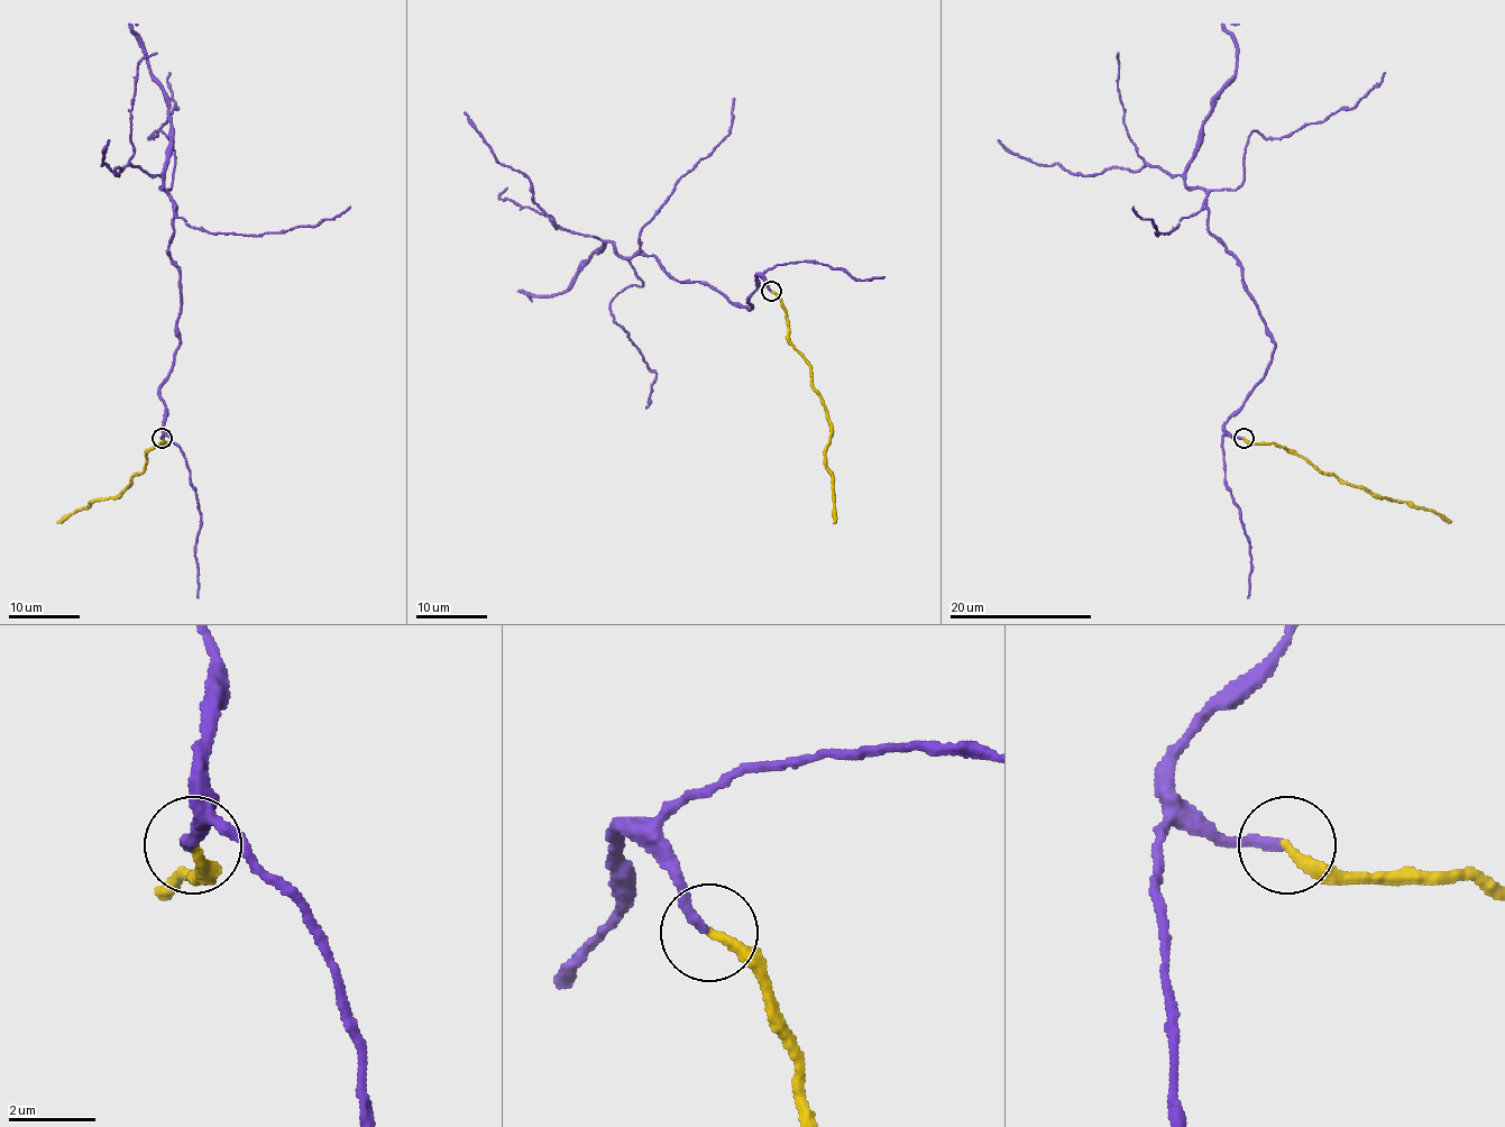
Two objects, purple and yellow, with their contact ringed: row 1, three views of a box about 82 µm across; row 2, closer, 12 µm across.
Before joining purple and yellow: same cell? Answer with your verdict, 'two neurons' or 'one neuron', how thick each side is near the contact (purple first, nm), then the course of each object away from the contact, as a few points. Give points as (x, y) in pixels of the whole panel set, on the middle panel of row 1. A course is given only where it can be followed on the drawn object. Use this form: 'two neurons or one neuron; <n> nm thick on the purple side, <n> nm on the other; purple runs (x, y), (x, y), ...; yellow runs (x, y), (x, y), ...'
one neuron; 240 nm thick on the purple side, 240 nm on the other; purple runs (771, 292), (756, 274), (751, 310), (632, 258), (643, 286), (609, 310), (655, 372), (647, 408); yellow runs (771, 292), (786, 313), (789, 341), (809, 366), (810, 383), (825, 408), (834, 523)

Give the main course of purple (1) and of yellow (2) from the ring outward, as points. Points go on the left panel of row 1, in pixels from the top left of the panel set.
1: (162, 438), (161, 392), (182, 305), (168, 248), (173, 147), (159, 131), (149, 138), (177, 110), (170, 72)
2: (162, 438), (162, 443), (147, 449), (143, 470), (135, 473), (129, 486), (88, 501), (88, 506), (57, 522)

